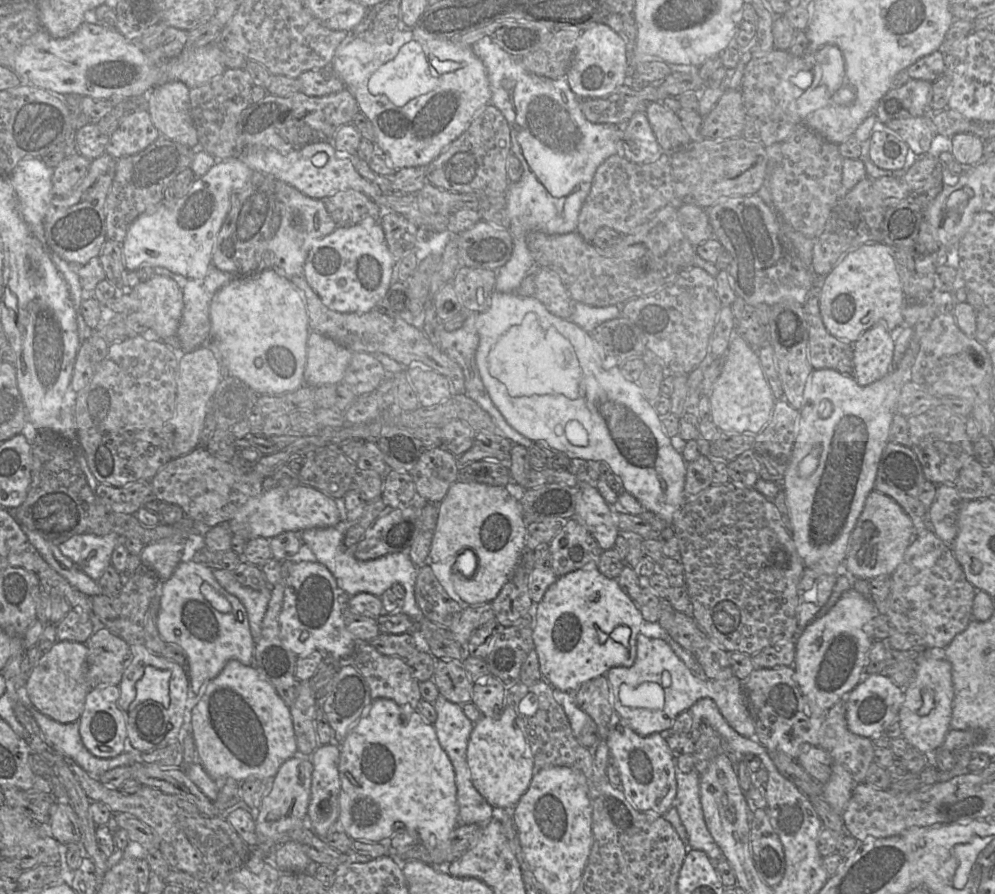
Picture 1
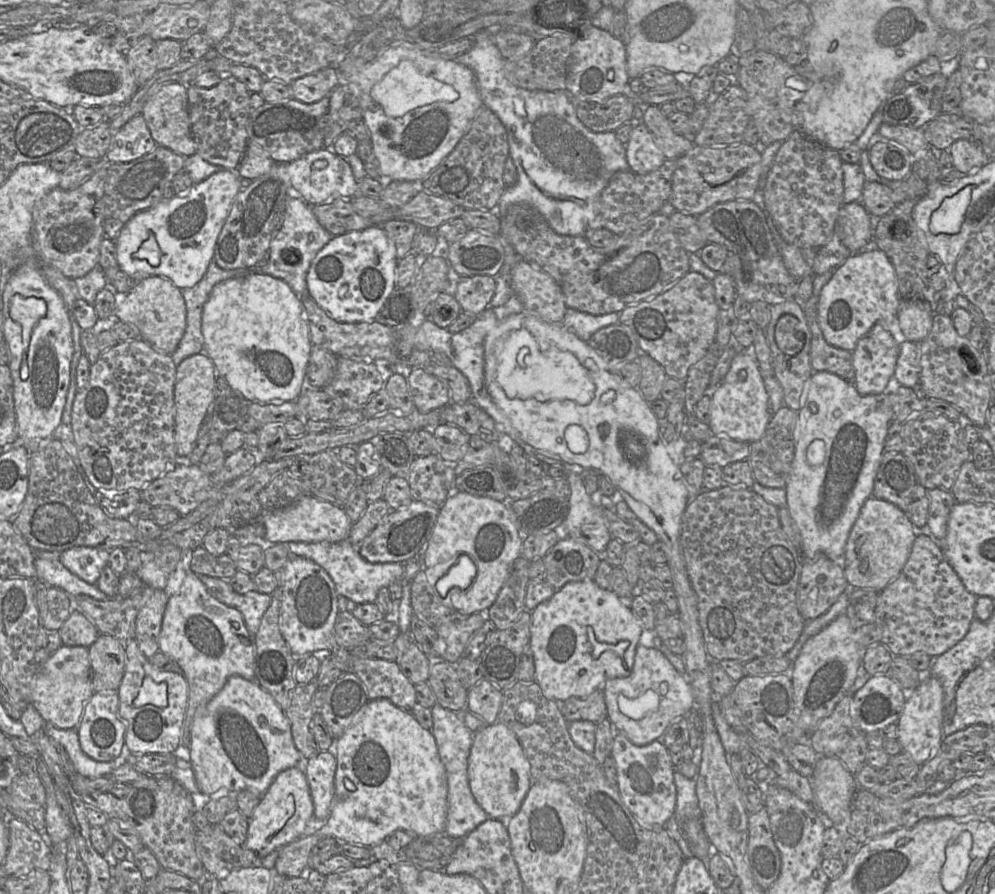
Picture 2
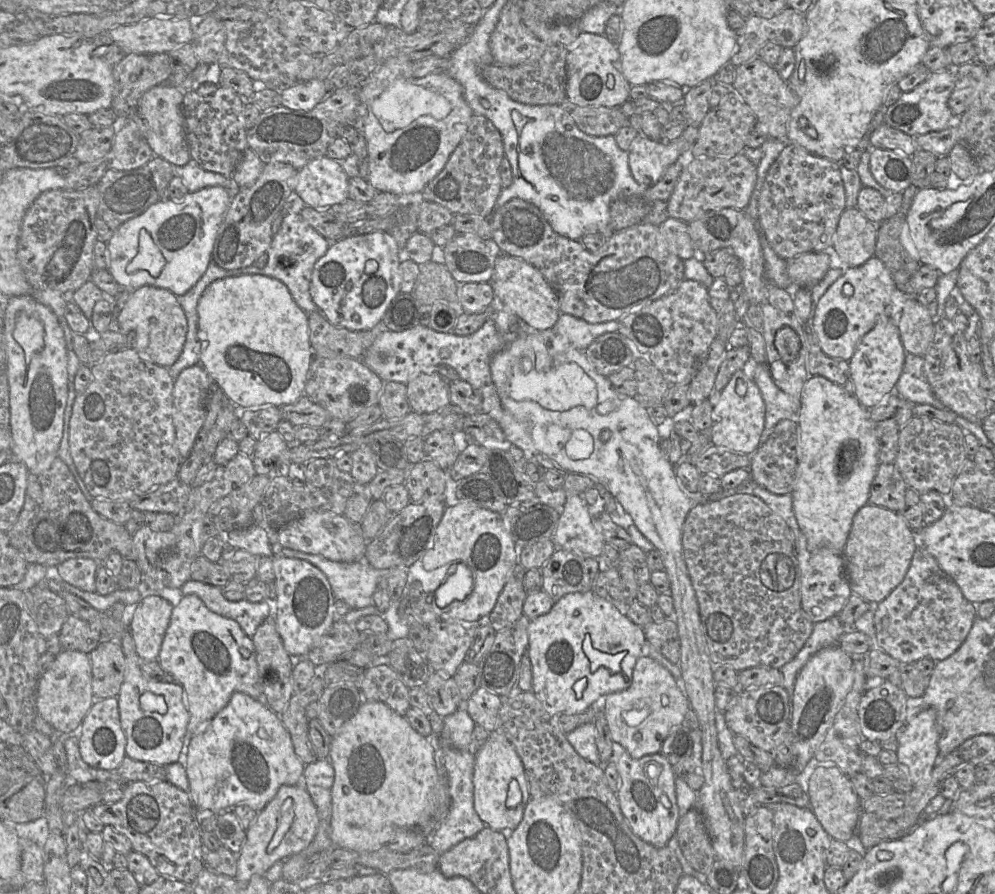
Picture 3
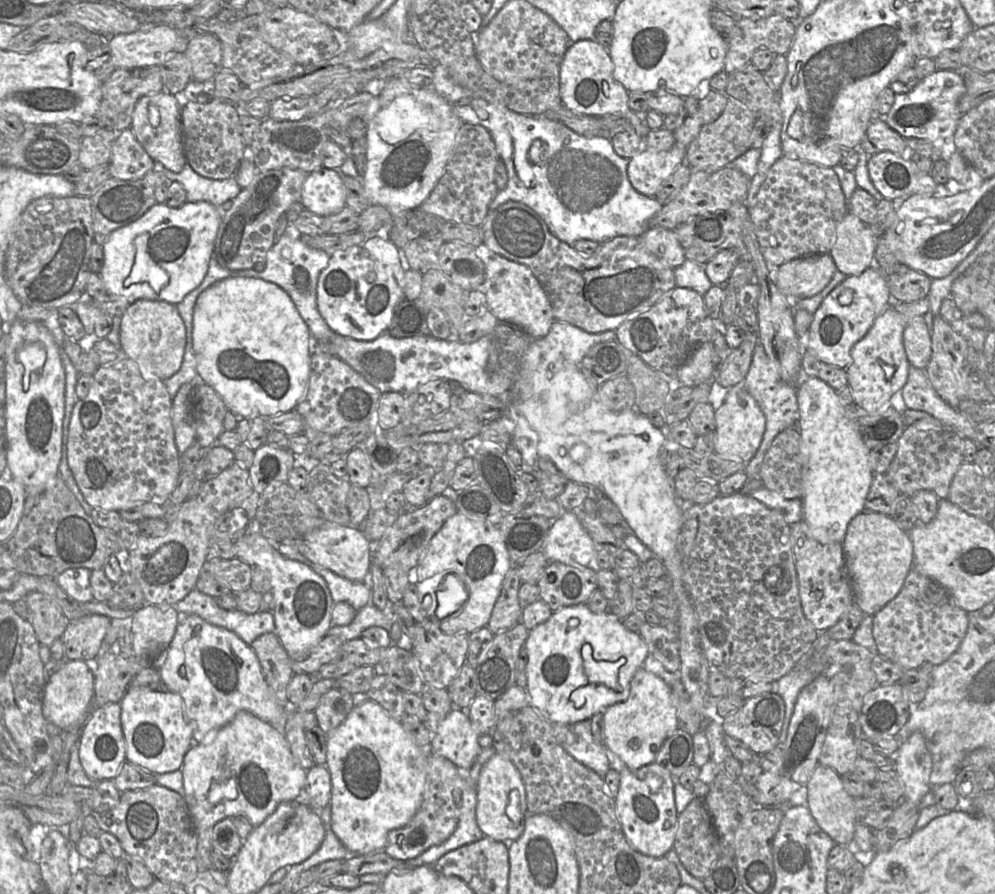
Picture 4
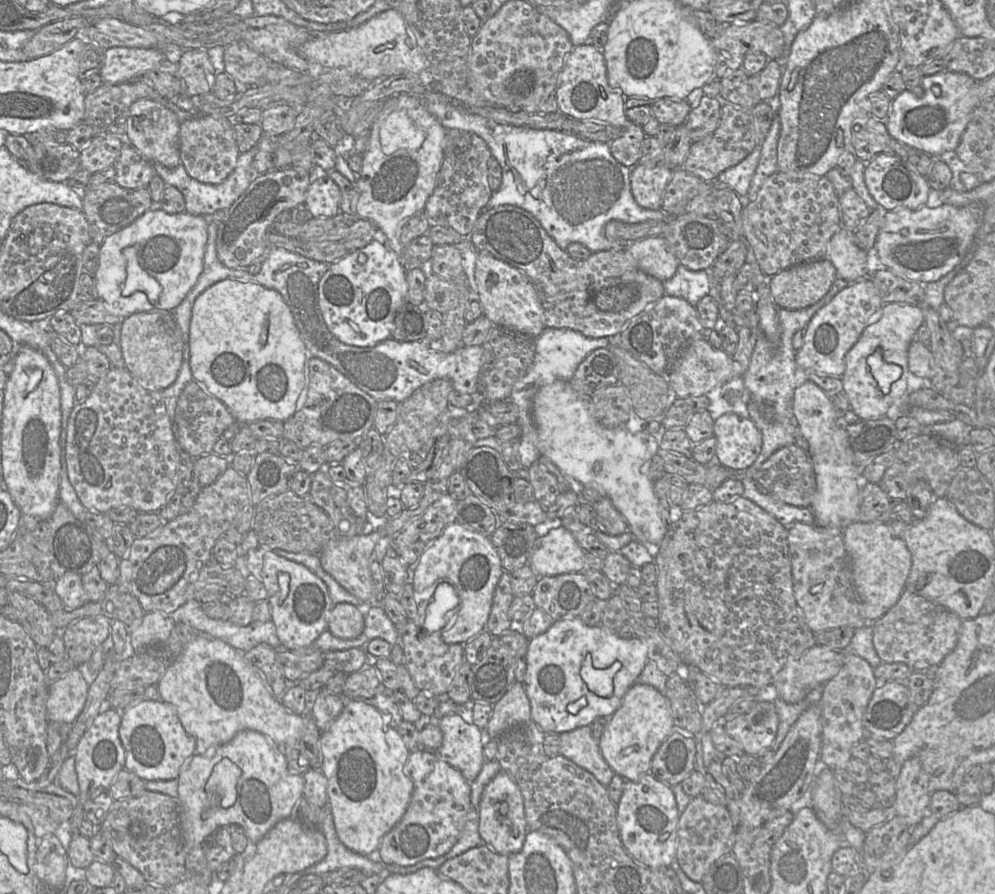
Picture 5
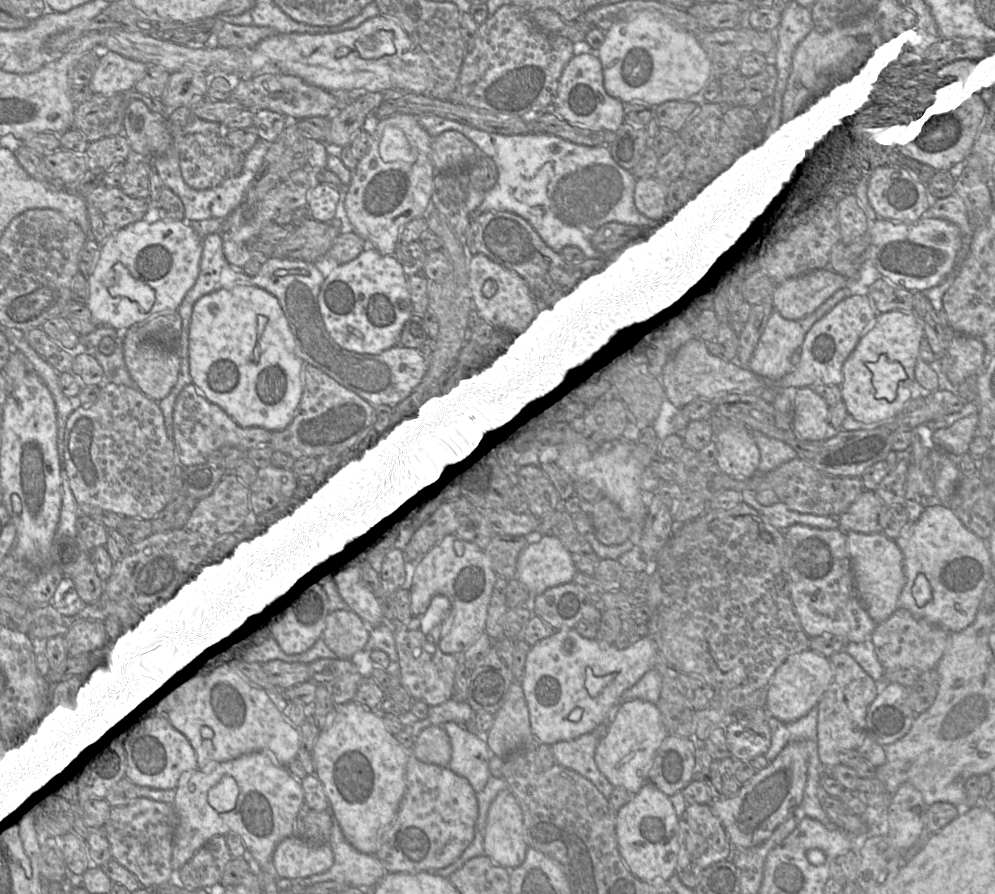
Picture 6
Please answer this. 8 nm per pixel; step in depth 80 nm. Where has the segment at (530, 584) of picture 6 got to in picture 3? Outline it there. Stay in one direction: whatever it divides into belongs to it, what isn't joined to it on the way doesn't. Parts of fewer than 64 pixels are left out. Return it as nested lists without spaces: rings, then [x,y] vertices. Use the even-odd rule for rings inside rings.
[[[585,494],[568,496],[552,537],[557,548],[598,558],[605,545],[589,514]]]

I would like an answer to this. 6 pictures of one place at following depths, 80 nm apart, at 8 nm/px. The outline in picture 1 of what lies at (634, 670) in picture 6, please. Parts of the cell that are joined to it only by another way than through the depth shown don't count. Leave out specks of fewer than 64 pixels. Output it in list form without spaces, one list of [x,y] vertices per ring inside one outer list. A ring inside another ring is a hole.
[[[590,562],[584,568],[557,578],[535,608],[532,635],[542,678],[554,689],[574,693],[583,683],[606,675],[612,667],[631,667],[637,656],[637,638],[643,621],[636,602],[620,588],[616,579],[609,579],[602,575],[596,563]],[[621,625],[631,629],[627,646],[610,637],[611,633]]]

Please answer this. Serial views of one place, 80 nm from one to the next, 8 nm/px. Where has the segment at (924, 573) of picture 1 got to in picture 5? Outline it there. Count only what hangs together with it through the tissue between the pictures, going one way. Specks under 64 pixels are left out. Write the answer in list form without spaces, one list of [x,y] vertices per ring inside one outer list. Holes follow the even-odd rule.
[[[904,589],[900,598],[872,624],[873,645],[886,663],[903,663],[913,671],[939,665],[957,645],[963,620],[953,612]]]

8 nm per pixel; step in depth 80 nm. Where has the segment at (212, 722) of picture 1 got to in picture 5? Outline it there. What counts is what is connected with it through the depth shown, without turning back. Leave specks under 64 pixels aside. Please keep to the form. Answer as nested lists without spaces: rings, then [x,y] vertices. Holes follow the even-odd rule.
[[[243,730],[213,753],[194,754],[180,767],[178,779],[178,812],[186,852],[203,845],[205,839],[220,827],[240,825],[251,846],[259,842],[279,821],[292,817],[303,797],[303,775],[288,770],[283,748],[255,730]]]

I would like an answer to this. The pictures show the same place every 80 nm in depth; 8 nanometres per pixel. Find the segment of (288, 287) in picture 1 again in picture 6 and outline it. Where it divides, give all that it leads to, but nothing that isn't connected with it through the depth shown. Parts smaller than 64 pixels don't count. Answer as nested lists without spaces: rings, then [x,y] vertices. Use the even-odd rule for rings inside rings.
[[[235,286],[219,289],[202,296],[193,307],[189,329],[189,370],[192,383],[210,402],[222,408],[241,427],[261,427],[271,432],[281,431],[293,420],[302,397],[302,359],[295,353],[295,339],[278,299],[257,286]]]

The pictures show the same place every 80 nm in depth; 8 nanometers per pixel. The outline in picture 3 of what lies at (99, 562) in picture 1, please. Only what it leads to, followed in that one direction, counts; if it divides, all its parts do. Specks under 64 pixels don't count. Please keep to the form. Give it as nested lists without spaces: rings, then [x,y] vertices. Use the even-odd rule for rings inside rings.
[[[70,558],[57,567],[49,567],[45,578],[63,581],[87,592],[95,592],[96,570],[100,563],[92,558]]]

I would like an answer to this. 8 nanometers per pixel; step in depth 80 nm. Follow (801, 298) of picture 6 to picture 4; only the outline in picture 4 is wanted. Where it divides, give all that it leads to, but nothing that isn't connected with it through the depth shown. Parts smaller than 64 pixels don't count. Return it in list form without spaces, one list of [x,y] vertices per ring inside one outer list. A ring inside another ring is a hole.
[[[830,253],[809,255],[782,264],[776,285],[786,297],[809,298],[829,284],[836,270]]]

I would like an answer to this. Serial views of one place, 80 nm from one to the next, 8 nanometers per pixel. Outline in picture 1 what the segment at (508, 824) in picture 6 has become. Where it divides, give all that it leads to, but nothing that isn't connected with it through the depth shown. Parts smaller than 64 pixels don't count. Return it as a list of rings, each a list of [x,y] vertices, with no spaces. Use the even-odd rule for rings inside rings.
[[[504,707],[497,717],[482,716],[473,726],[466,753],[476,790],[494,809],[512,810],[536,773],[530,746],[516,722],[514,709]]]

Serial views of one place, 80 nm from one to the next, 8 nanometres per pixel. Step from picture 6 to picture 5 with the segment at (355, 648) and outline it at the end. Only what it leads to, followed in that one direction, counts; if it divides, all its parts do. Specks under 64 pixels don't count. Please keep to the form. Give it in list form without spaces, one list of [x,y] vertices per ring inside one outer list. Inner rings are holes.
[[[350,603],[334,605],[328,617],[327,630],[335,637],[352,640],[358,638],[365,629],[365,616],[362,607]]]

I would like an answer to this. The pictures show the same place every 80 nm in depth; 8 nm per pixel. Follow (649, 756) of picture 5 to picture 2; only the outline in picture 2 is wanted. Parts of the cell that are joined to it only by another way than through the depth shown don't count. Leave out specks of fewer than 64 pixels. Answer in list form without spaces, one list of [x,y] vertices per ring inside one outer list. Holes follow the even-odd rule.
[[[640,644],[630,675],[608,679],[603,689],[608,719],[616,732],[624,734],[636,746],[659,740],[674,720],[685,717],[695,707],[686,675],[680,674],[661,651]]]

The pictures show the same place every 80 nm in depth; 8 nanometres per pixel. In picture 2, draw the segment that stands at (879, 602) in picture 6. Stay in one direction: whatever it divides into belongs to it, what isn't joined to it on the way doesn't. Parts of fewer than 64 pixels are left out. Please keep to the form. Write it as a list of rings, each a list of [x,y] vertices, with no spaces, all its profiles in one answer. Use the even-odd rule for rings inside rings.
[[[868,498],[854,523],[843,559],[848,584],[853,588],[866,588],[881,592],[905,566],[918,530],[907,513],[886,500]]]

